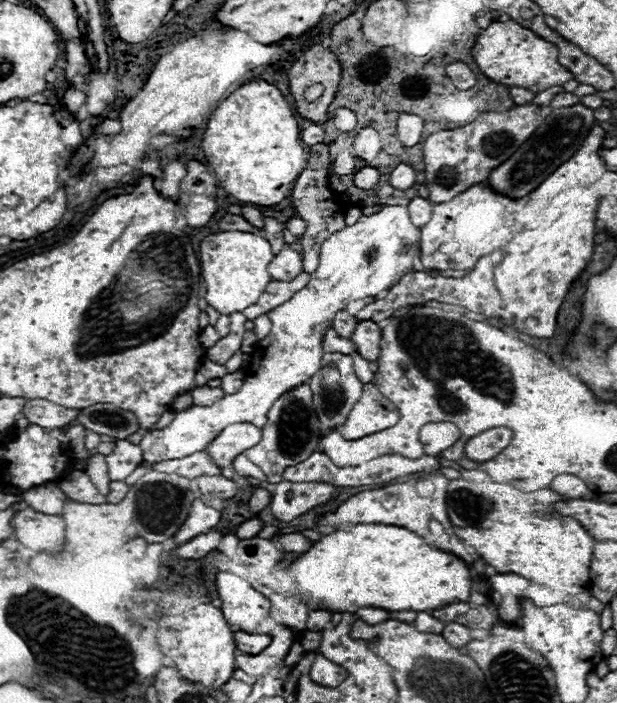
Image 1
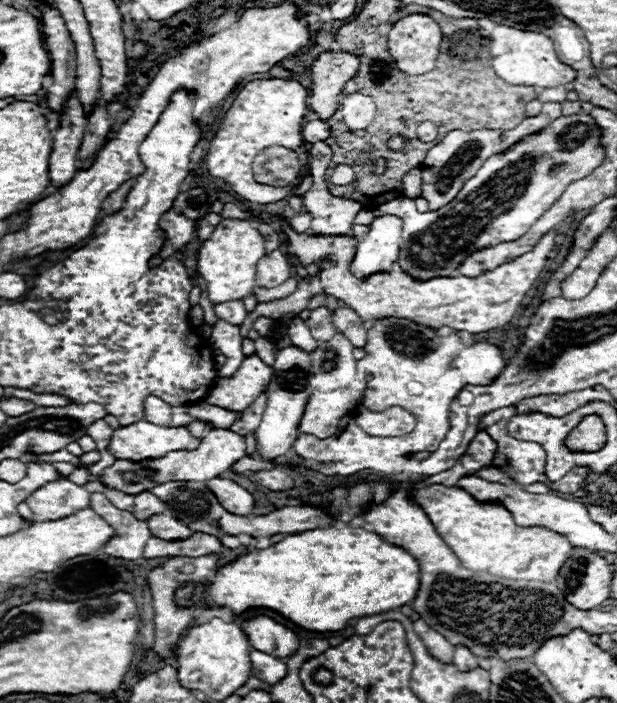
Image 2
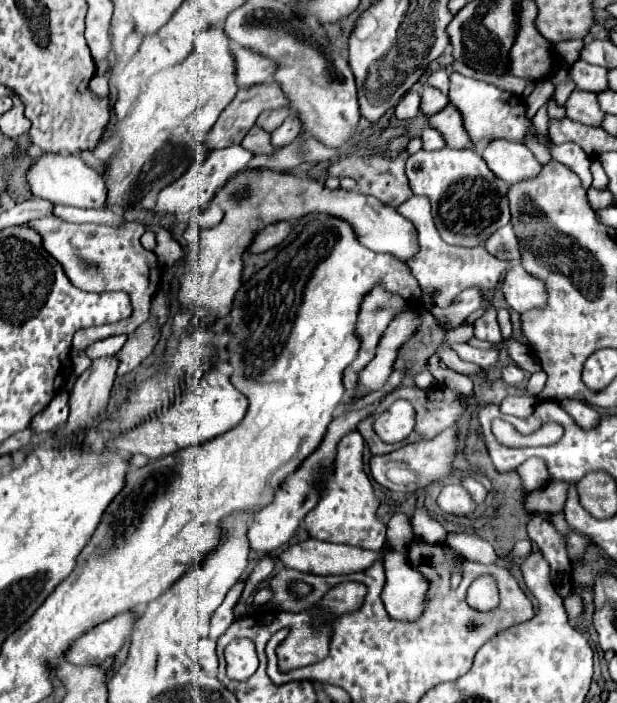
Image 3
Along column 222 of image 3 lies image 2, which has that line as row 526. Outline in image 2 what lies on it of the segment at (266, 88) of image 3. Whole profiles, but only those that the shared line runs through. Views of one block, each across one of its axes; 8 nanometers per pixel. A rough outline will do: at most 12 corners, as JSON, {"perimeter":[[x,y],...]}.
{"perimeter":[[104,494],[90,508],[116,528],[104,552],[114,558],[142,558],[152,536],[148,524],[118,510]]}

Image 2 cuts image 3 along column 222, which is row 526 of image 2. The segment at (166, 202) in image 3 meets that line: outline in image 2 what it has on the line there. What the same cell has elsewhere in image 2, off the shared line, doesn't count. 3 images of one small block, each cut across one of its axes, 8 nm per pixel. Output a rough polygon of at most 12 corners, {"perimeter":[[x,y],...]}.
{"perimeter":[[168,514],[148,520],[150,532],[162,540],[186,540],[190,528]]}

